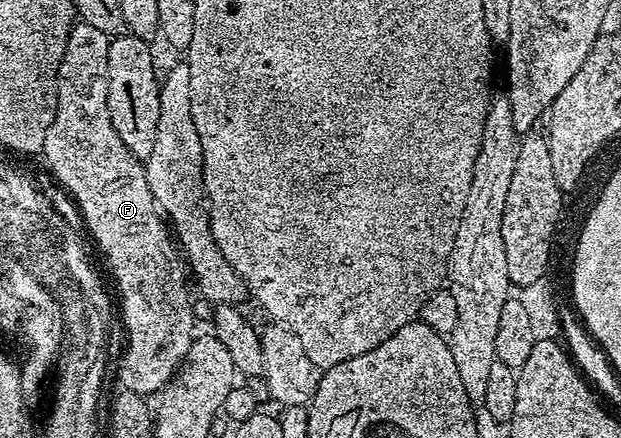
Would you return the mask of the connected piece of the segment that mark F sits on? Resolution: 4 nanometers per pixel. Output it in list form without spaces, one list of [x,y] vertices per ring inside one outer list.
[[[83,23],[73,24],[62,63],[58,67],[54,123],[50,123],[50,131],[46,131],[42,157],[48,160],[53,175],[72,192],[72,197],[120,288],[120,309],[124,312],[124,325],[128,328],[128,350],[120,361],[120,381],[124,384],[121,386],[130,393],[156,395],[184,364],[184,356],[190,351],[197,332],[196,321],[192,318],[192,301],[188,298],[188,285],[184,282],[186,269],[181,254],[170,236],[165,218],[152,198],[141,158],[126,151],[126,143],[118,139],[118,131],[114,131],[114,123],[110,123],[109,40],[109,37],[94,27]]]

